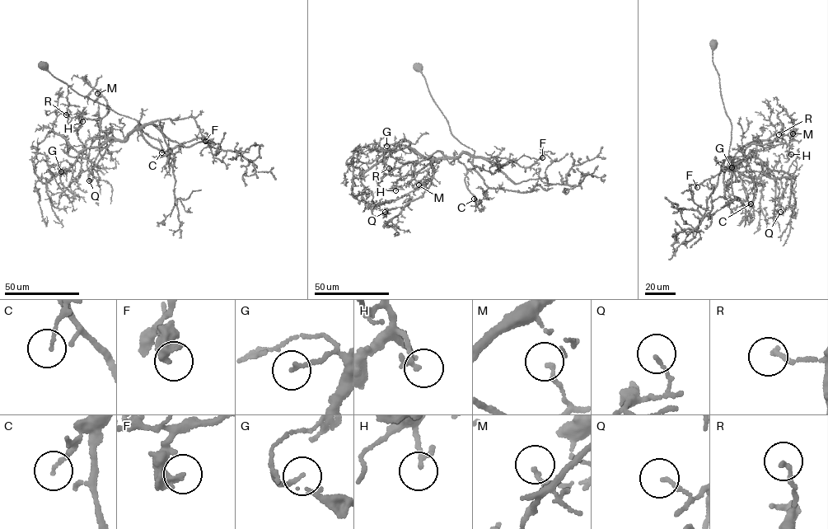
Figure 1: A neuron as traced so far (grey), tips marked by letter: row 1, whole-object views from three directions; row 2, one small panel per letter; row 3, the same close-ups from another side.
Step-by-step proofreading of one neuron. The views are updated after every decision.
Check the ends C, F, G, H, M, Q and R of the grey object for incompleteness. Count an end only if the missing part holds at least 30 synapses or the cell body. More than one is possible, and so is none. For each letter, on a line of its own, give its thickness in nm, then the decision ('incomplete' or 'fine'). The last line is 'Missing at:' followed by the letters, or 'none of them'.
C: 110 nm | fine
F: 200 nm | incomplete
G: 150 nm | fine
H: 190 nm | fine
M: 160 nm | fine
Q: 120 nm | fine
R: 160 nm | fine
Missing at: F

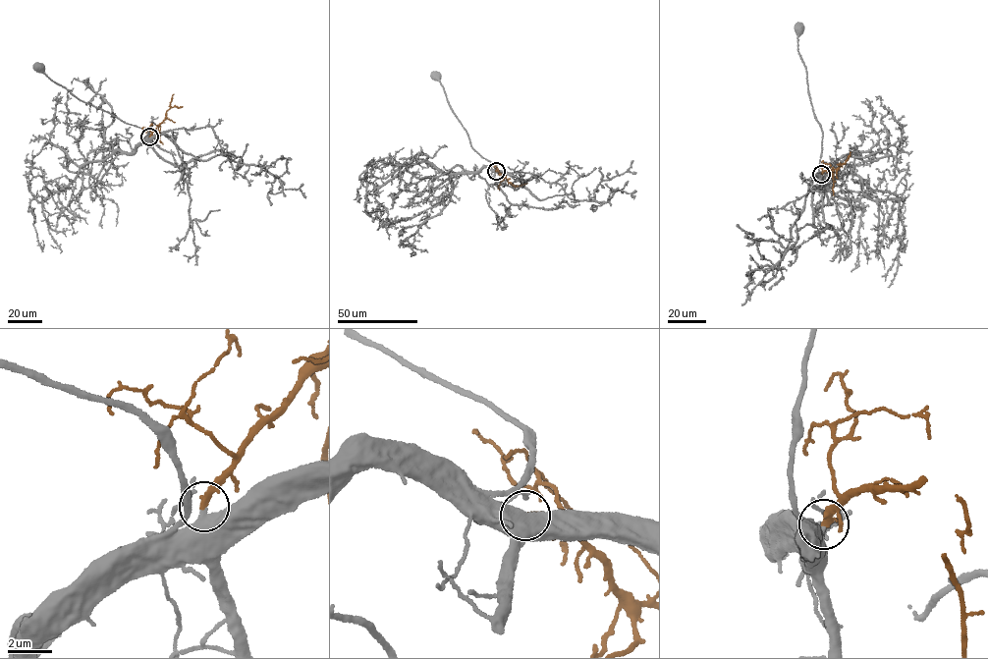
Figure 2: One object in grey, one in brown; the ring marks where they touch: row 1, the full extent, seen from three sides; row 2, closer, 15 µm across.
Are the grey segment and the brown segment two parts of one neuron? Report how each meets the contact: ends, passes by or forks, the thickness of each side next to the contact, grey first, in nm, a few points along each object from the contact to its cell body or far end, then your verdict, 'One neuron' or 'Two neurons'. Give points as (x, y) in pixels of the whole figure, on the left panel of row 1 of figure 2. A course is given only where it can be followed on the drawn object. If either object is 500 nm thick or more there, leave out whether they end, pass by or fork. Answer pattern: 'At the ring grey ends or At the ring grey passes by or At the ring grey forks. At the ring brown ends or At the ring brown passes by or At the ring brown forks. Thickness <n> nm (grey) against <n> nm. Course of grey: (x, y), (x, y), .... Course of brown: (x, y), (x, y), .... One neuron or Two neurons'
Thickness 550 nm (grey) against 320 nm. Course of grey: (149, 137), (147, 137), (144, 130), (83, 102), (52, 81), (38, 66). Course of brown: (149, 137), (164, 121), (167, 111), (183, 106). One neuron

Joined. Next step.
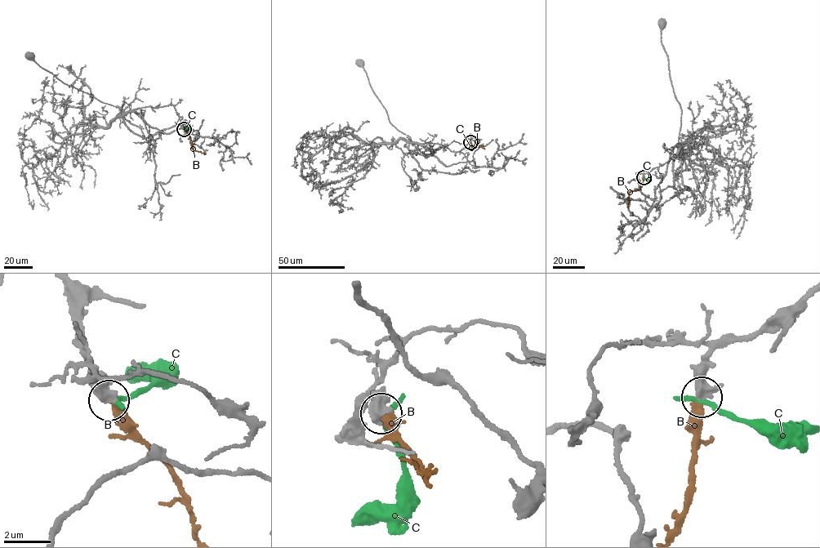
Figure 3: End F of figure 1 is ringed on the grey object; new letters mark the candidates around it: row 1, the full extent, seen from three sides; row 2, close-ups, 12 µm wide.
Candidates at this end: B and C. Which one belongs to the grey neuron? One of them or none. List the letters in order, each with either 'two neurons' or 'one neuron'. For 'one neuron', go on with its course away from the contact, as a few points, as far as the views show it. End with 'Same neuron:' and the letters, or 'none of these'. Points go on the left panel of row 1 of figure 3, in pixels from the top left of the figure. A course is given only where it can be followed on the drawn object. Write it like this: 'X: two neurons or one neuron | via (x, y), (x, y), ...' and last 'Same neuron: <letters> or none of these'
B: one neuron | via (184, 129), (193, 149), (203, 153)
C: two neurons
Same neuron: B

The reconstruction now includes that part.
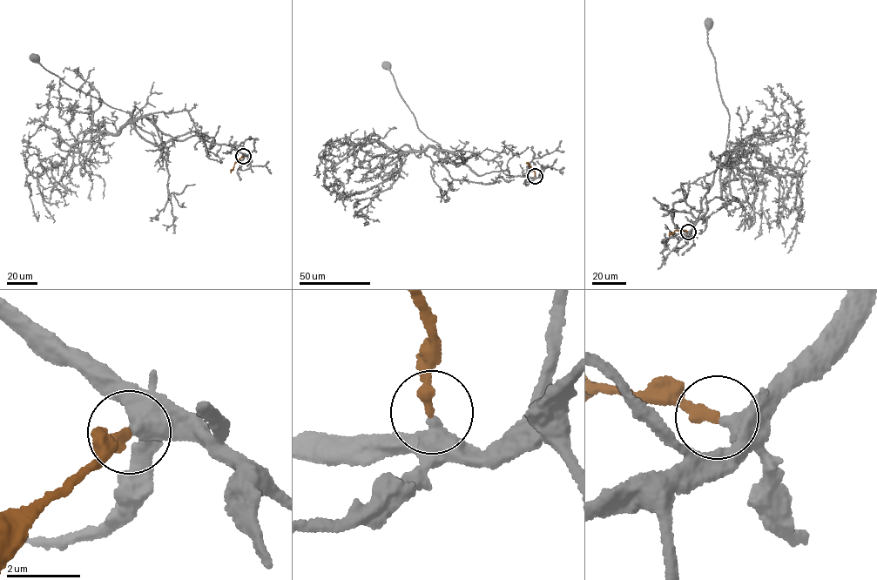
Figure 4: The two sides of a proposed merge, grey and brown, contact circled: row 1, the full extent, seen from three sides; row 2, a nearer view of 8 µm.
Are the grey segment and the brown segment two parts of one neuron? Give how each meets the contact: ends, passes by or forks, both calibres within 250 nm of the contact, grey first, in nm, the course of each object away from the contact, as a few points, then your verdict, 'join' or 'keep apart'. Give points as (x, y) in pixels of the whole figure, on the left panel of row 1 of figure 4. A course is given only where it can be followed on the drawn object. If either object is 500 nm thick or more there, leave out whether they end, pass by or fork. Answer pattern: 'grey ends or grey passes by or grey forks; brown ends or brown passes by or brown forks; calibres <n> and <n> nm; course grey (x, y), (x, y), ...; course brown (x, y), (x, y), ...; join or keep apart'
calibres 500 and 320 nm; course grey (243, 156), (213, 138), (197, 135), (177, 139), (145, 118), (131, 121), (128, 113), (74, 89), (34, 57); course brown (243, 156), (231, 172); join

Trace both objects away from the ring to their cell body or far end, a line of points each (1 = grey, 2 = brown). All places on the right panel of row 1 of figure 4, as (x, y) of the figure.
1: (688, 232), (705, 212), (705, 203), (724, 199), (719, 179), (730, 117), (708, 43), (709, 23)
2: (688, 232), (676, 230), (670, 235)

